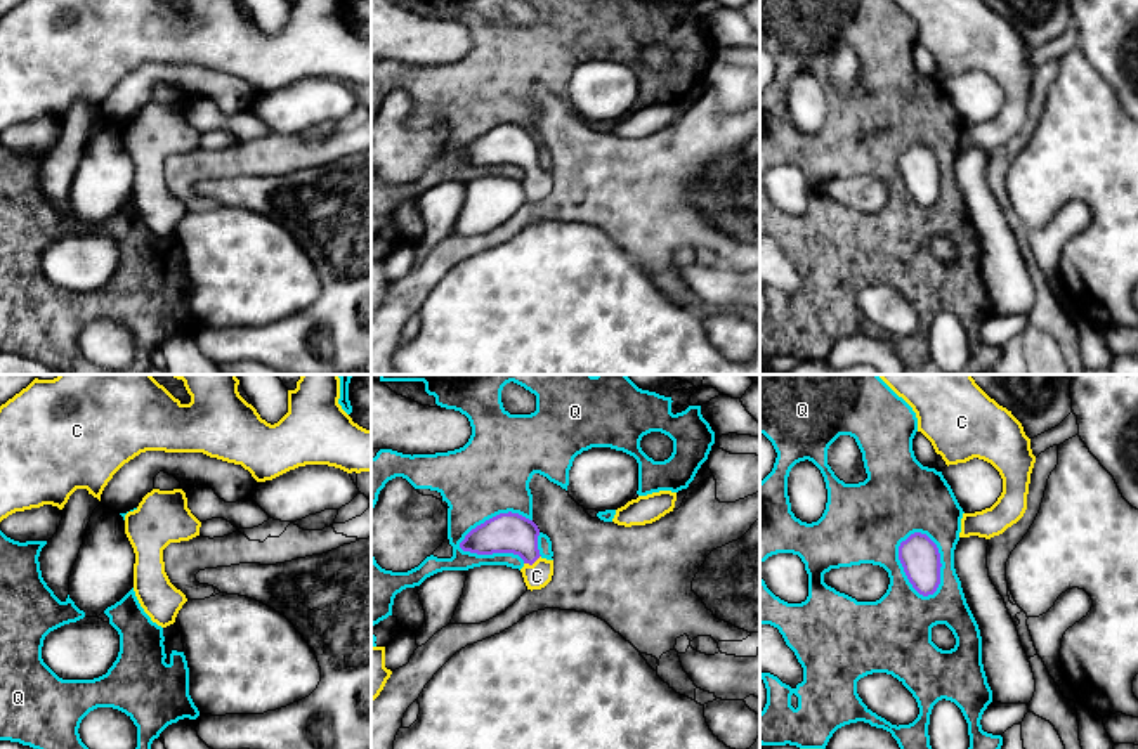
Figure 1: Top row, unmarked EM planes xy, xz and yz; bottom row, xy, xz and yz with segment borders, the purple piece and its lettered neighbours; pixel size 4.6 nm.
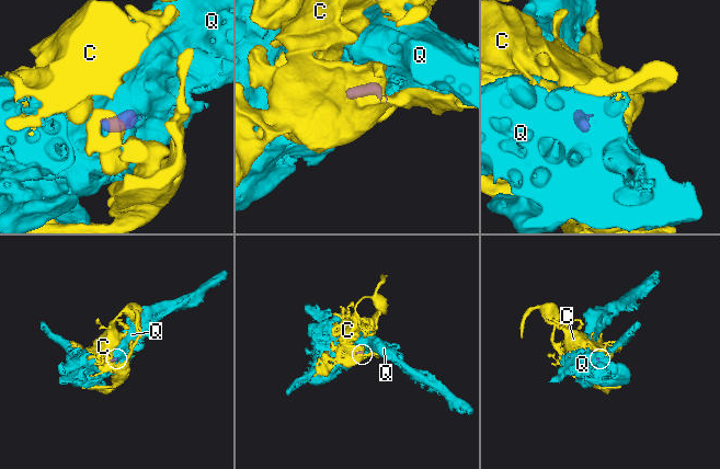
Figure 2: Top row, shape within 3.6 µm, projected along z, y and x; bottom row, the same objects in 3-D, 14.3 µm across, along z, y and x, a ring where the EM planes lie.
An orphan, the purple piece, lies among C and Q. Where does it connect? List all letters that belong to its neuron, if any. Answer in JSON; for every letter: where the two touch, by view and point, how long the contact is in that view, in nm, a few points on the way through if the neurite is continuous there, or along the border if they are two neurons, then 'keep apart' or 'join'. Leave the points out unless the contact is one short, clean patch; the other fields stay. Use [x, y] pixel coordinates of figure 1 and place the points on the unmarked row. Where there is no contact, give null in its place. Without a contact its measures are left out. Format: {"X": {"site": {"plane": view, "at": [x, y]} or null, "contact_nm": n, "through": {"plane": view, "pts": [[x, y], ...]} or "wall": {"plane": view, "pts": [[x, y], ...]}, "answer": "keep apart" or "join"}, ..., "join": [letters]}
{"C": {"site": {"plane": "xz", "at": [531, 175]}, "contact_nm": 90, "through": {"plane": "xz", "pts": [[507, 144], [531, 175], [536, 188]]}, "answer": "join"}, "Q": {"site": {"plane": "yz", "at": [902, 177]}, "contact_nm": 320, "answer": "keep apart"}, "join": ["C"]}

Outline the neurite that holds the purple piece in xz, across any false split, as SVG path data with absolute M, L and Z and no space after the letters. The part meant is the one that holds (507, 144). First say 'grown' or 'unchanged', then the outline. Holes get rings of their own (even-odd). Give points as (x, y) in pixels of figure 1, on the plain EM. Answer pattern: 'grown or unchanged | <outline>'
grown | M500 125L484 135L472 140L465 151L460 154L460 160L463 163L477 165L477 166L493 166L493 165L513 165L519 166L524 172L524 179L520 180L524 194L527 201L541 201L545 199L553 187L553 172L546 172L540 166L538 161L538 147L540 140L538 137L519 127L519 125Z

